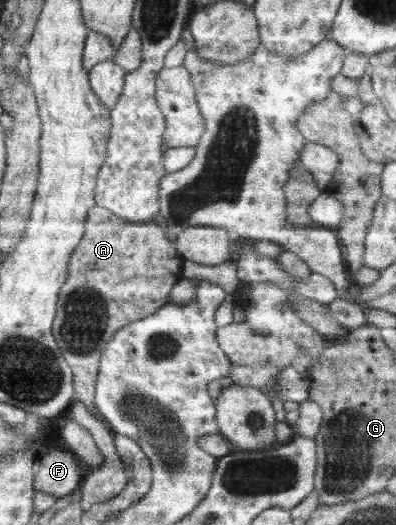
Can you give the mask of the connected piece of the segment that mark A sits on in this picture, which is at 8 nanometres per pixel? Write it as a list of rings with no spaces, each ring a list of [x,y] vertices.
[[[99,206],[91,207],[87,212],[85,236],[69,260],[69,278],[58,294],[52,334],[61,349],[61,354],[71,367],[74,398],[85,404],[89,412],[104,424],[105,420],[94,406],[95,381],[101,353],[106,343],[112,340],[123,326],[151,316],[168,302],[173,285],[182,278],[182,262],[175,242],[167,238],[165,230],[159,228],[158,224],[133,224]]]

